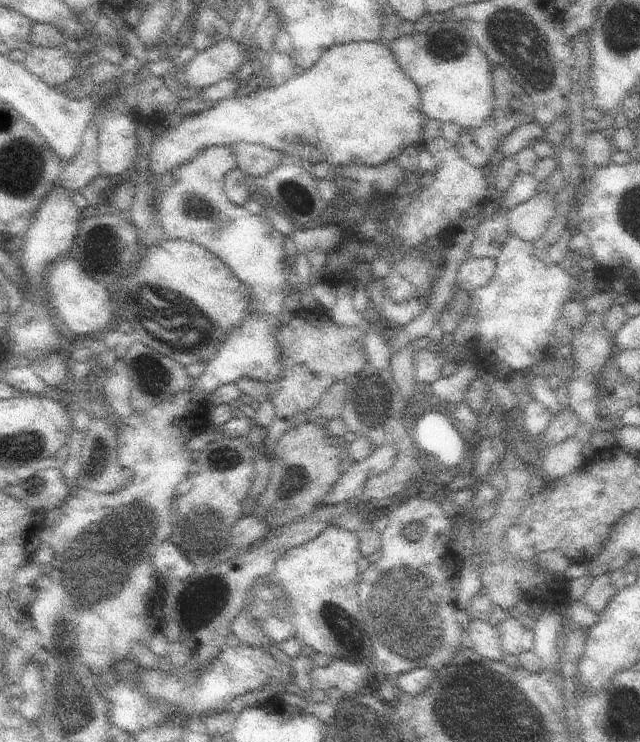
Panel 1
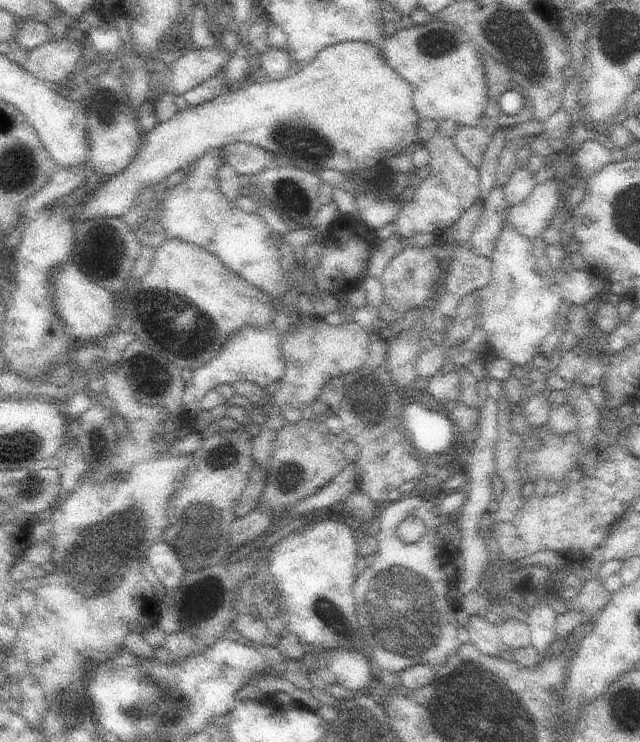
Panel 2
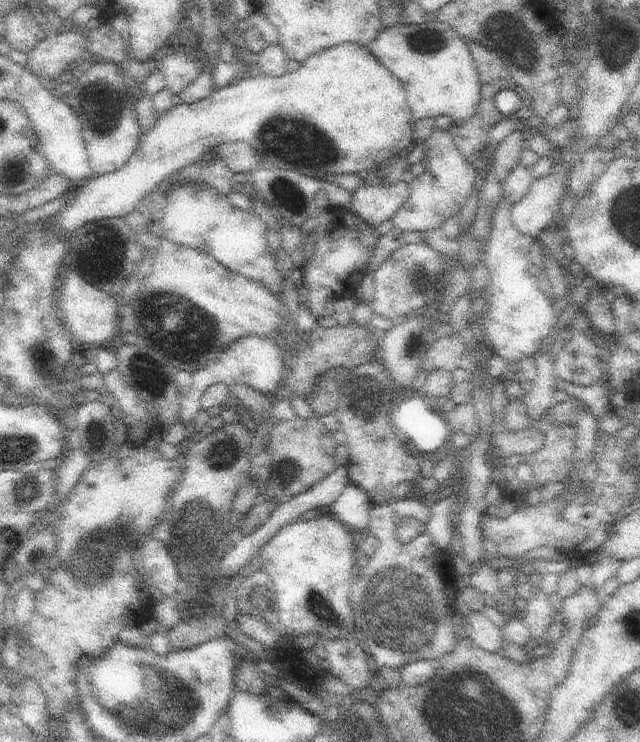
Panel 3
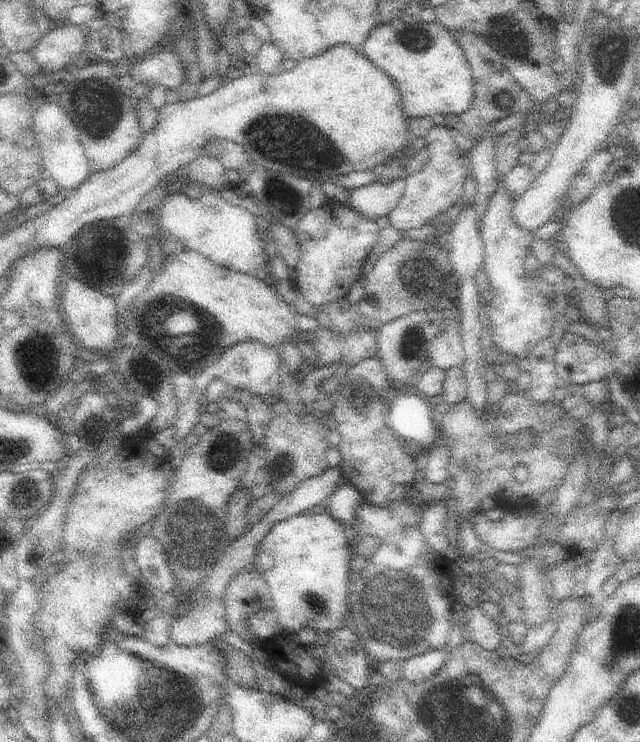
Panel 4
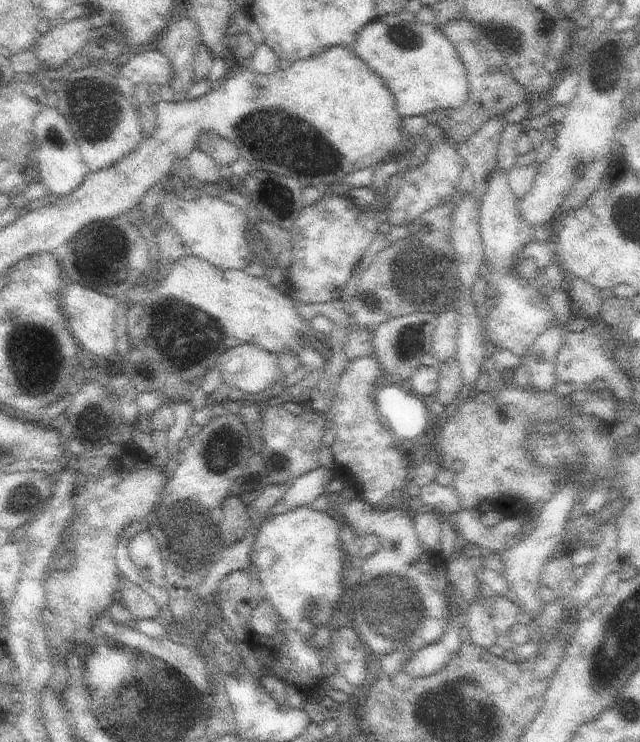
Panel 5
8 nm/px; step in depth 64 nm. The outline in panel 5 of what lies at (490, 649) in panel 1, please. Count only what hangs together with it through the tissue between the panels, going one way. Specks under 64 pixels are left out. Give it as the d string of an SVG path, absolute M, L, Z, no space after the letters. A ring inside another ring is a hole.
M475 600L469 606L469 610L465 614L463 626L469 632L469 640L475 646L481 646L481 648L489 650L493 644L497 644L497 630L493 626L491 614L485 610L481 600Z

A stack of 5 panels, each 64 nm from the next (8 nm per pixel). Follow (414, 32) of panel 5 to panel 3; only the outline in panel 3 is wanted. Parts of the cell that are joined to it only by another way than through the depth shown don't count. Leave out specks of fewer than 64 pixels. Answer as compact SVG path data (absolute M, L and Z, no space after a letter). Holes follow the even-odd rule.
M441 22L395 24L383 28L367 50L403 84L407 108L413 120L435 120L437 116L469 120L477 112L481 94L479 74L465 42L451 26Z

